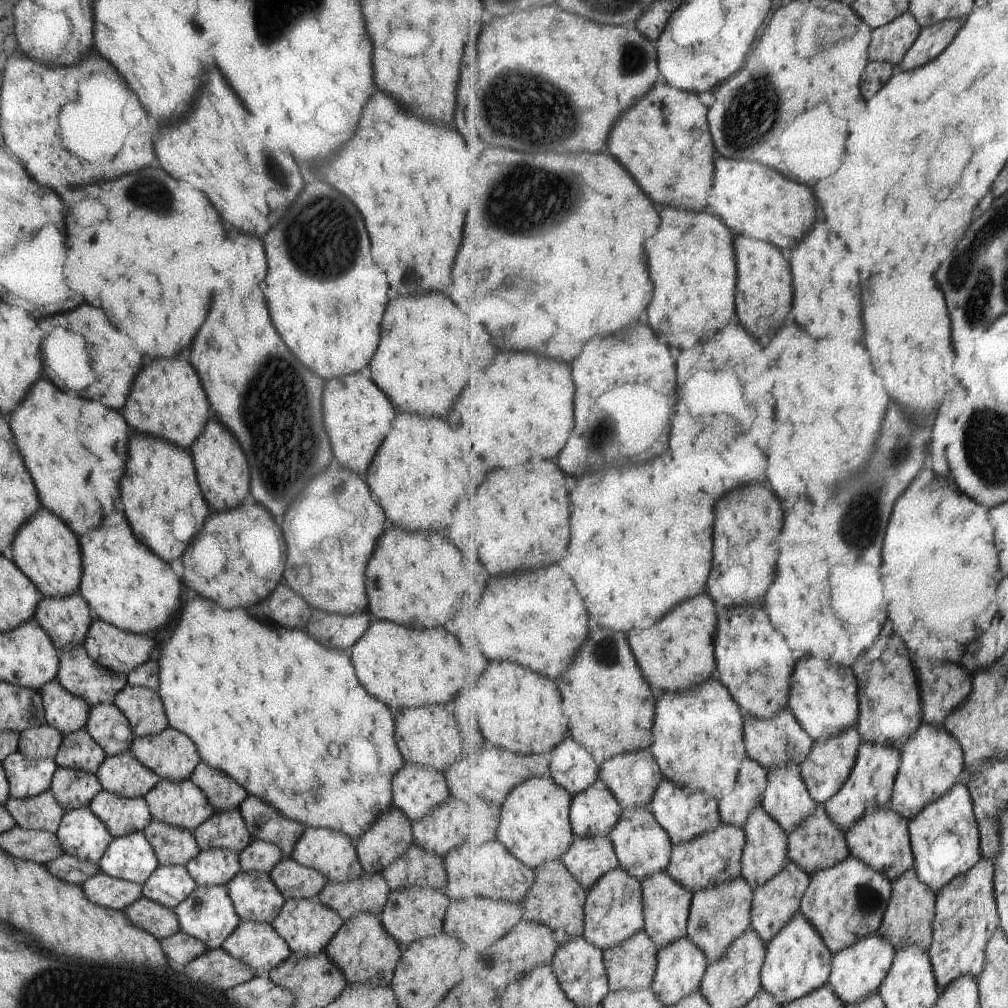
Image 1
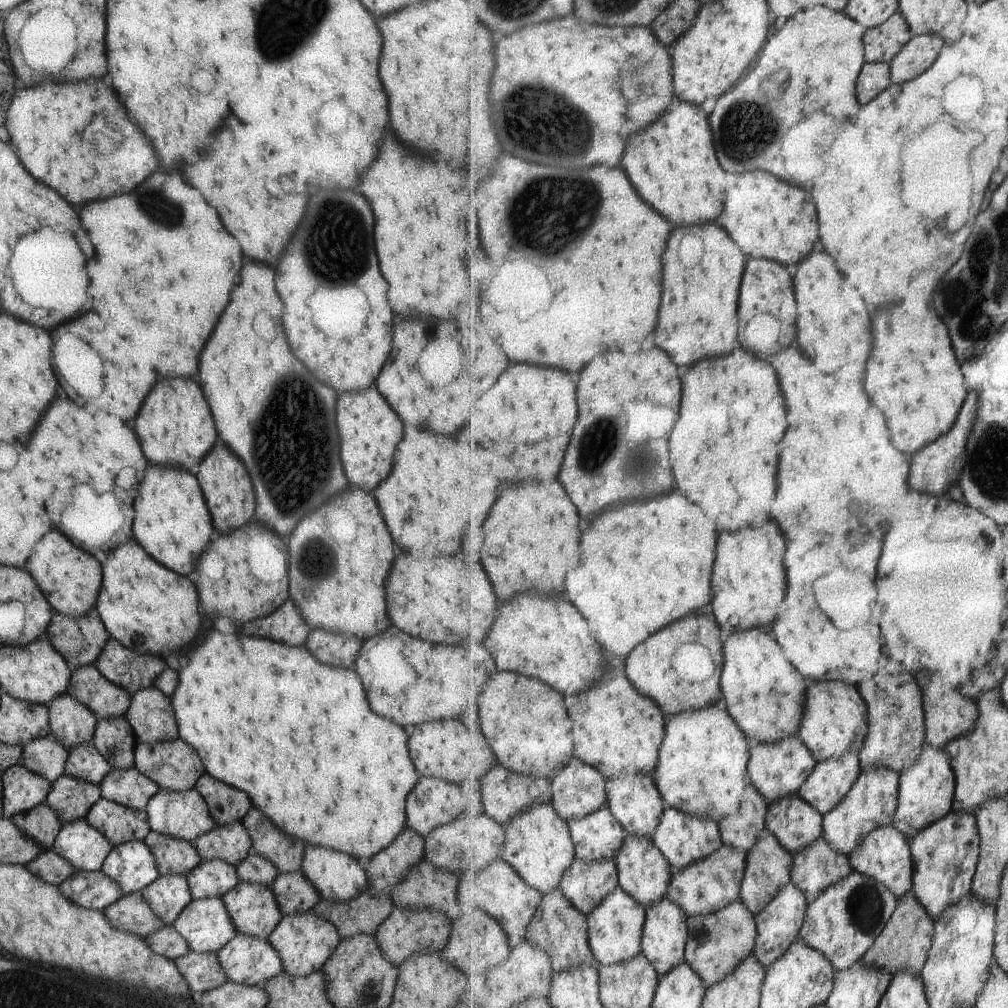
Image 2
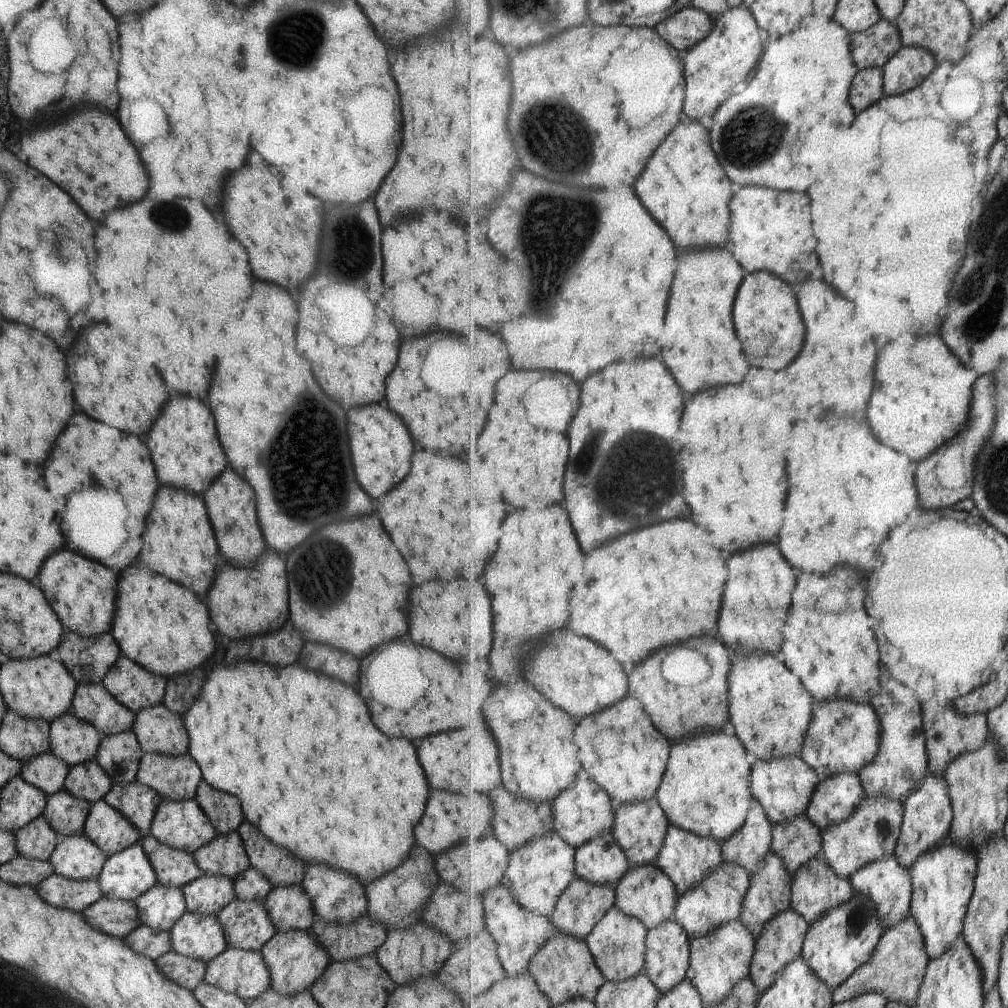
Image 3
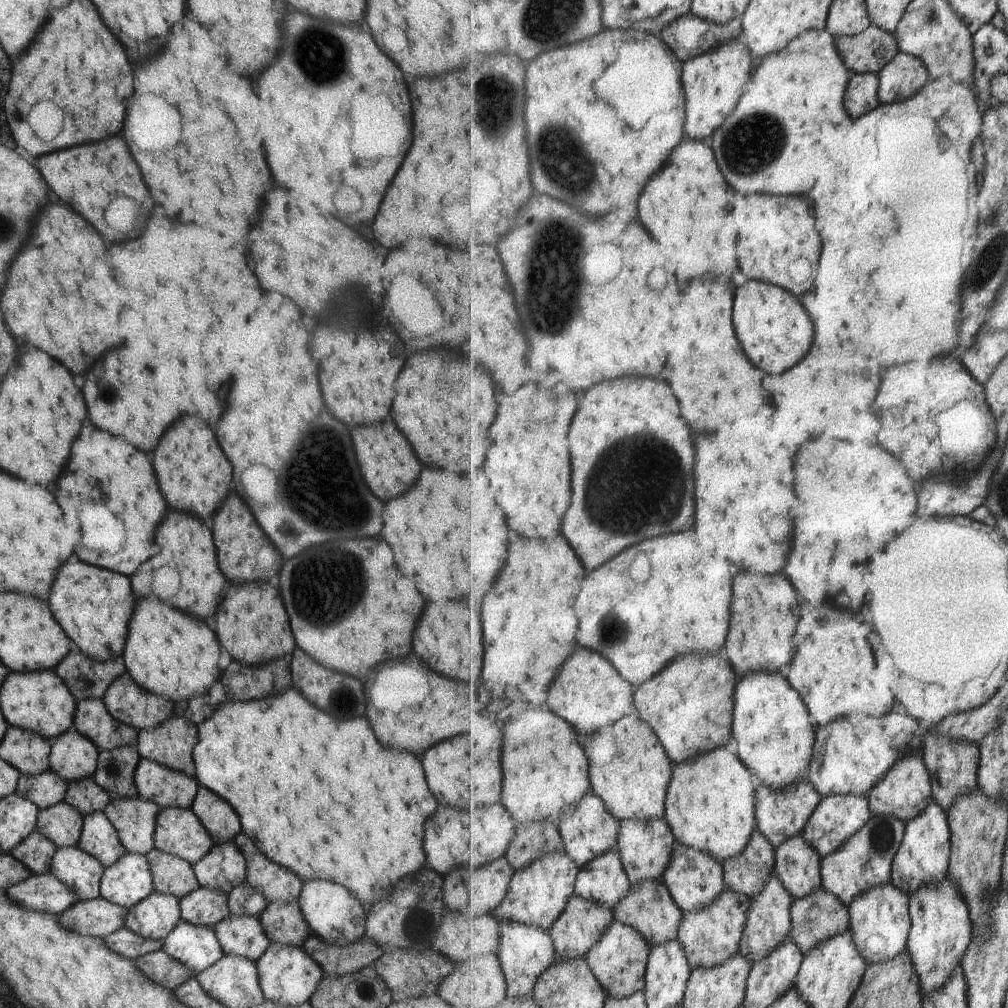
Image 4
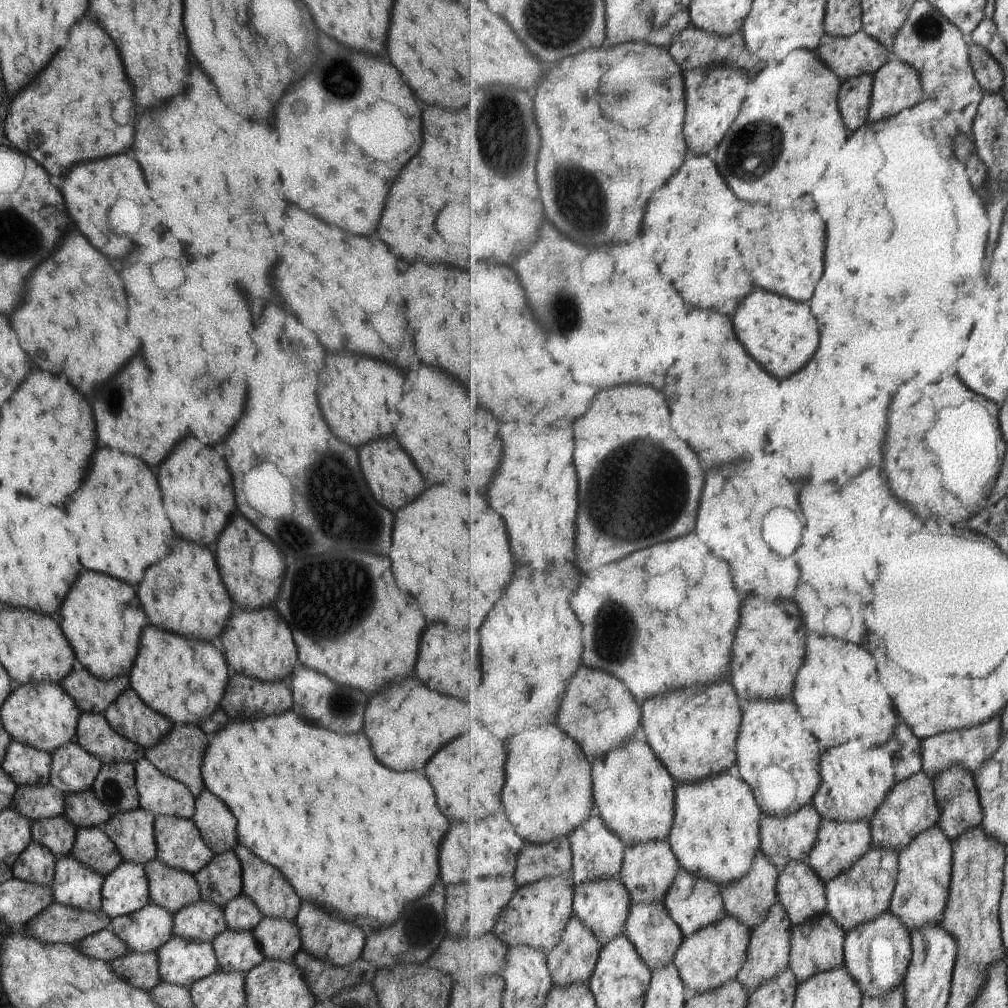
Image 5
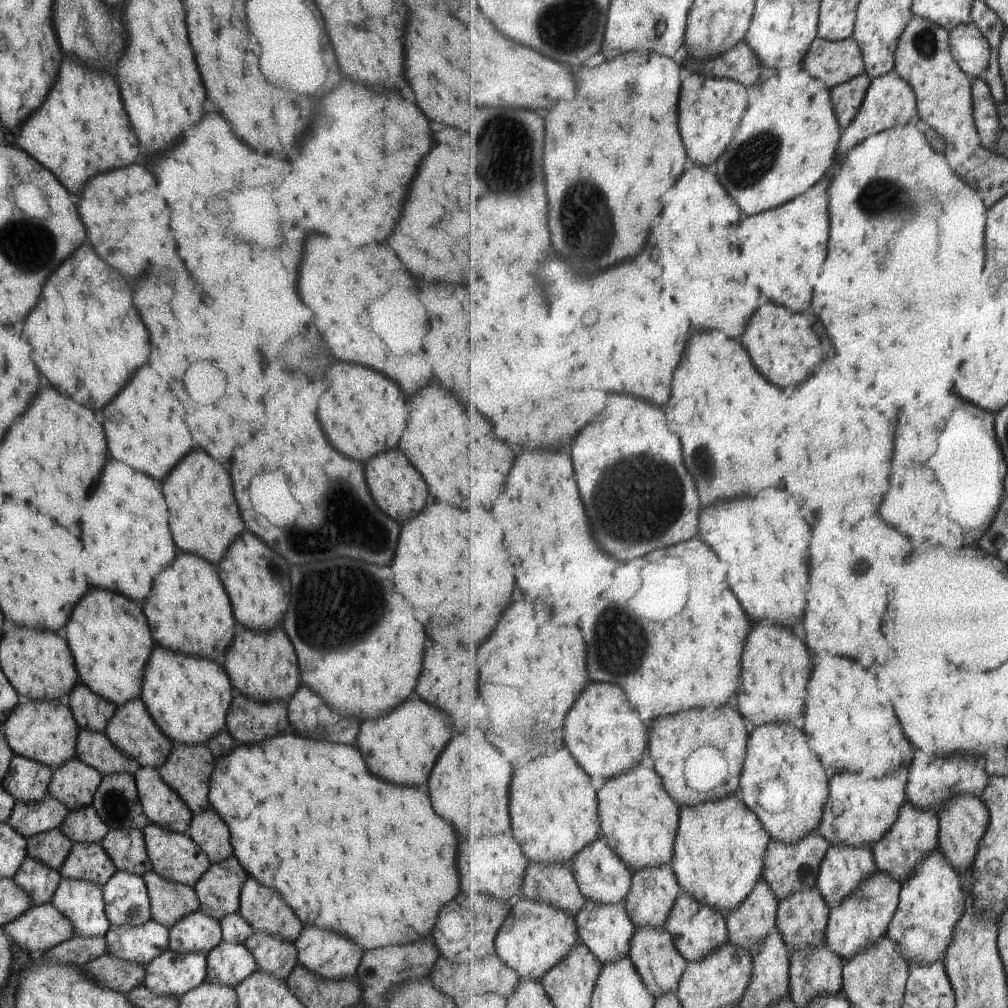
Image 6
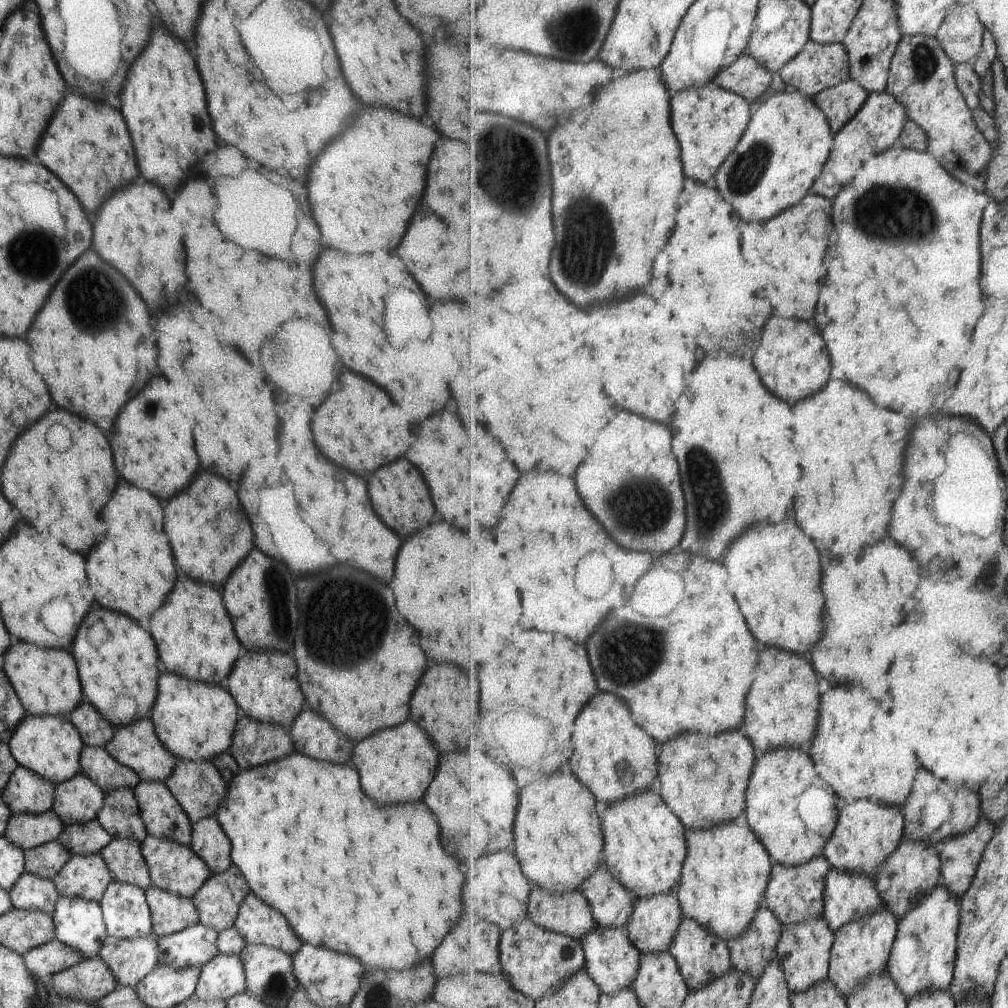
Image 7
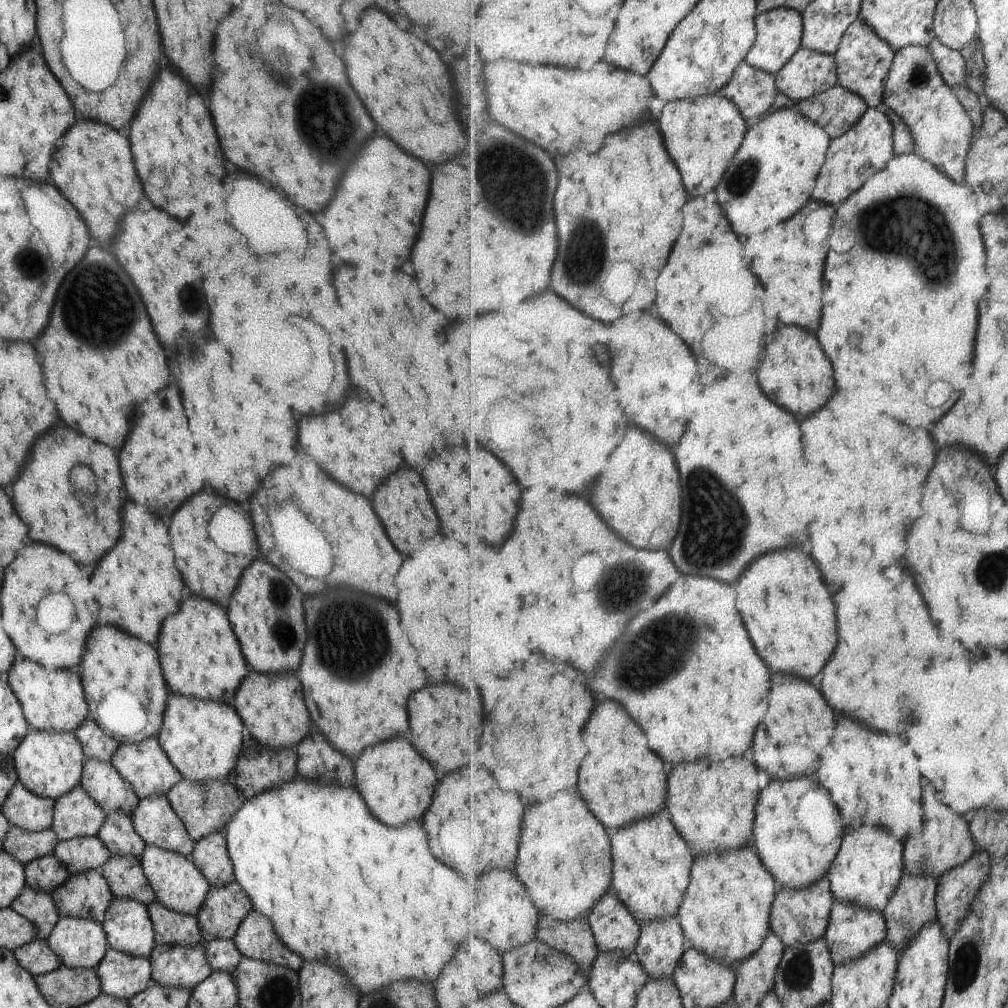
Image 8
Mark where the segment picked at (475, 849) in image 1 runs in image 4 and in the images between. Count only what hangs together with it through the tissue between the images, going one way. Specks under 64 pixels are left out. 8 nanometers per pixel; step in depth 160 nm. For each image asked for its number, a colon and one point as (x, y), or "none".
2: (498, 890)
3: (520, 933)
4: (526, 952)

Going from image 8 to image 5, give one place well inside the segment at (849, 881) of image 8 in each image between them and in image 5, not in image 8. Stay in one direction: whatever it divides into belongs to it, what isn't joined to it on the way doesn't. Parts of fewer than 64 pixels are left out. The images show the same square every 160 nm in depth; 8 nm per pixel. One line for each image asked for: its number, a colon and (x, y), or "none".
5: (855, 778)
6: (859, 813)
7: (868, 833)

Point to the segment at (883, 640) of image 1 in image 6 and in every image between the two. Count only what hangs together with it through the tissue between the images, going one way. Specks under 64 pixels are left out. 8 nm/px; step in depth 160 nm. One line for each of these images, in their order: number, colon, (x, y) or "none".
2: (895, 701)
3: (901, 765)
4: (906, 792)
5: (910, 808)
6: (916, 835)

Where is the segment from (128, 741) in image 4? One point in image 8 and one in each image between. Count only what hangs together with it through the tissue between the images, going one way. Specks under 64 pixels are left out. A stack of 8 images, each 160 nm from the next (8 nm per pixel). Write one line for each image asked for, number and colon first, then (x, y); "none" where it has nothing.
5: (93, 733)
6: (92, 748)
7: (95, 763)
8: (101, 782)

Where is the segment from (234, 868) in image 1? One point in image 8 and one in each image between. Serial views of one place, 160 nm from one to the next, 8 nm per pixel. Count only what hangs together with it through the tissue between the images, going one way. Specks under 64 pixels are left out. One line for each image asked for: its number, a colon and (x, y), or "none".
2: (210, 878)
3: (208, 893)
4: (203, 907)
5: (202, 920)
6: (194, 933)
7: (193, 946)
8: (174, 966)

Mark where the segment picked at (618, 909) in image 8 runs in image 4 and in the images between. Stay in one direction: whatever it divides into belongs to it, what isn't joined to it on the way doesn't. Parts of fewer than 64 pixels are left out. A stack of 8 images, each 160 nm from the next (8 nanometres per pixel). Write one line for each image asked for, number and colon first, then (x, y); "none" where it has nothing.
4: (589, 831)
5: (598, 852)
6: (602, 876)
7: (613, 905)

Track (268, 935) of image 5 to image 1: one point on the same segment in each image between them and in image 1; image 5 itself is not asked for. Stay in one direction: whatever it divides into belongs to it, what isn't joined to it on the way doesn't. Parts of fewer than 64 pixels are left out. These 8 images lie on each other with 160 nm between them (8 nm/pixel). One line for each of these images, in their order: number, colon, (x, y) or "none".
1: (293, 880)
2: (294, 892)
3: (288, 907)
4: (283, 923)

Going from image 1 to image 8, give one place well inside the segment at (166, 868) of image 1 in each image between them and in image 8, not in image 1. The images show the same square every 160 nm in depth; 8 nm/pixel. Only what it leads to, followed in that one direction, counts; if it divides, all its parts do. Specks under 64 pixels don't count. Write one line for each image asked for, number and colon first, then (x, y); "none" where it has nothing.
2: (167, 895)
3: (160, 907)
4: (154, 917)
5: (146, 929)
6: (139, 944)
7: (129, 960)
8: (120, 975)

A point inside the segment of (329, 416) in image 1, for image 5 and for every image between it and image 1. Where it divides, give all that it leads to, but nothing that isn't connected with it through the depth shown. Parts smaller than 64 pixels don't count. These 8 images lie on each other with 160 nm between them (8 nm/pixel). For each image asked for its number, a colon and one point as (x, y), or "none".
2: (368, 429)
3: (380, 446)
4: (387, 463)
5: (384, 464)

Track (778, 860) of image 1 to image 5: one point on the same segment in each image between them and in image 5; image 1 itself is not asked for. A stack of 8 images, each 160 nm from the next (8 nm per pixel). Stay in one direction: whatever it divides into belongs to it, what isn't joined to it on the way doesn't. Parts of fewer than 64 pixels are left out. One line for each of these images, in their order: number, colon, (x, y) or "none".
2: (769, 868)
3: (770, 893)
4: (769, 925)
5: (770, 947)

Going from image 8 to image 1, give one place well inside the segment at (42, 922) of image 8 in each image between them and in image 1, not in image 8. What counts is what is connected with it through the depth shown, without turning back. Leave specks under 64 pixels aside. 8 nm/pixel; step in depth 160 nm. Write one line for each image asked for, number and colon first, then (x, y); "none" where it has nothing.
1: (42, 812)
2: (40, 822)
3: (36, 840)
4: (34, 851)
5: (35, 864)
6: (39, 881)
7: (31, 893)

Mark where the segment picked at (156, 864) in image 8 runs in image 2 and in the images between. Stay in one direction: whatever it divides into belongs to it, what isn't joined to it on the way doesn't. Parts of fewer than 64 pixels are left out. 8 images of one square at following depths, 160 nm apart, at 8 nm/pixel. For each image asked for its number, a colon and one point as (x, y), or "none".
2: (183, 814)
3: (181, 824)
4: (178, 832)
5: (178, 843)
6: (175, 857)
7: (172, 867)

